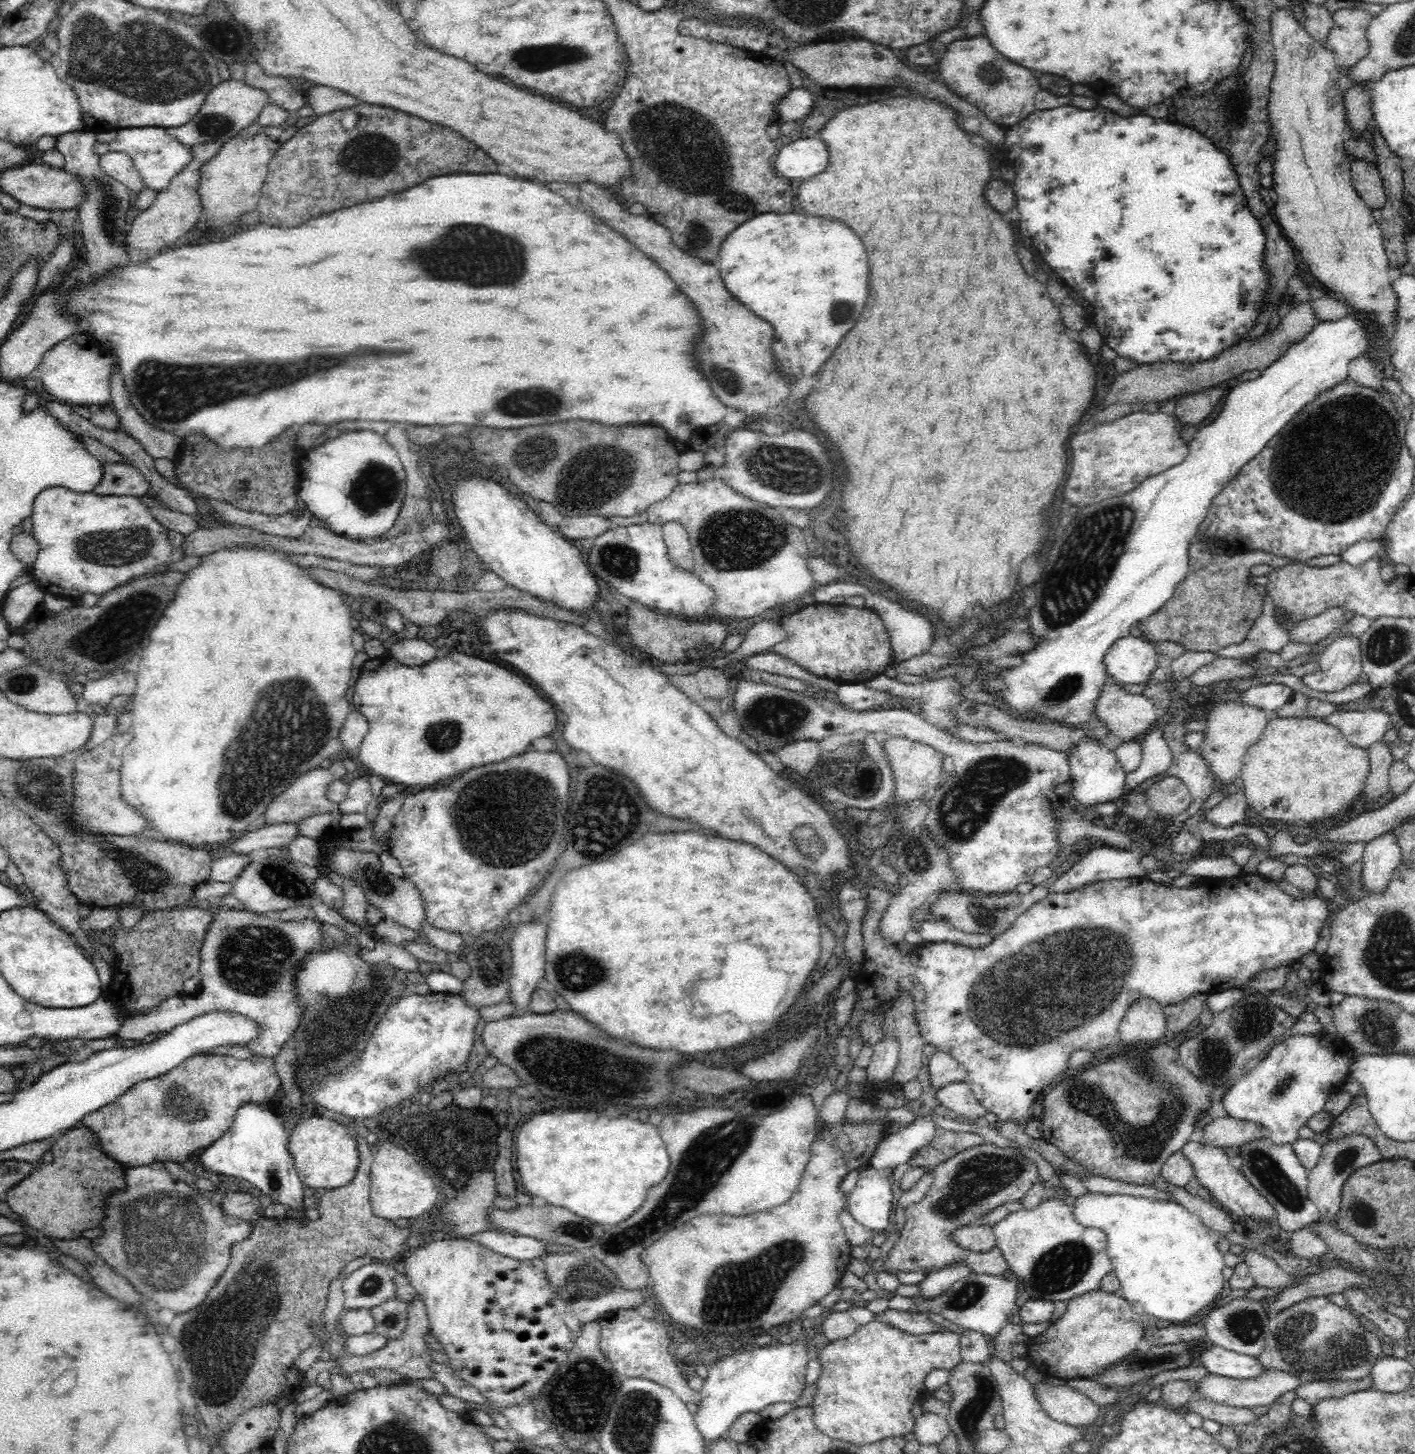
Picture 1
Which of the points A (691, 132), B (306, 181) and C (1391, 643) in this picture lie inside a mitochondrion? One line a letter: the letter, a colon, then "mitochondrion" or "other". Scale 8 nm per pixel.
A: mitochondrion
B: other
C: mitochondrion

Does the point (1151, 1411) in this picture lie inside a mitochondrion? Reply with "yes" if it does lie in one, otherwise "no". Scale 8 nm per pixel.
no

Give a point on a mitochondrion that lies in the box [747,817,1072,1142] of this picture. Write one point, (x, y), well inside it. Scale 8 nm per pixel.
(922, 858)

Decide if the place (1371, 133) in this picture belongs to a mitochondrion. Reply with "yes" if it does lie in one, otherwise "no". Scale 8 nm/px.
no

